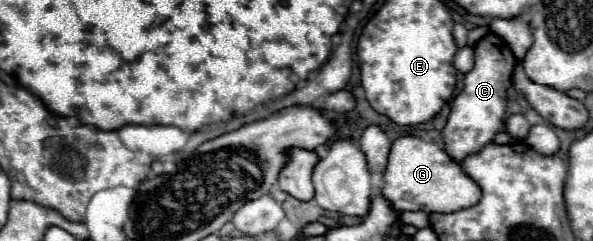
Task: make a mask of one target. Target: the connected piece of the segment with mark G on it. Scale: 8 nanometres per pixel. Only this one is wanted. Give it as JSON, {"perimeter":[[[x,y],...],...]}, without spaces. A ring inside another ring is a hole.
{"perimeter":[[[414,135],[398,137],[392,143],[388,165],[384,171],[382,195],[390,207],[398,213],[402,211],[426,211],[426,213],[452,213],[468,209],[480,201],[480,187],[460,171],[448,153],[438,143],[422,141]],[[406,195],[410,199],[406,199]]]}

